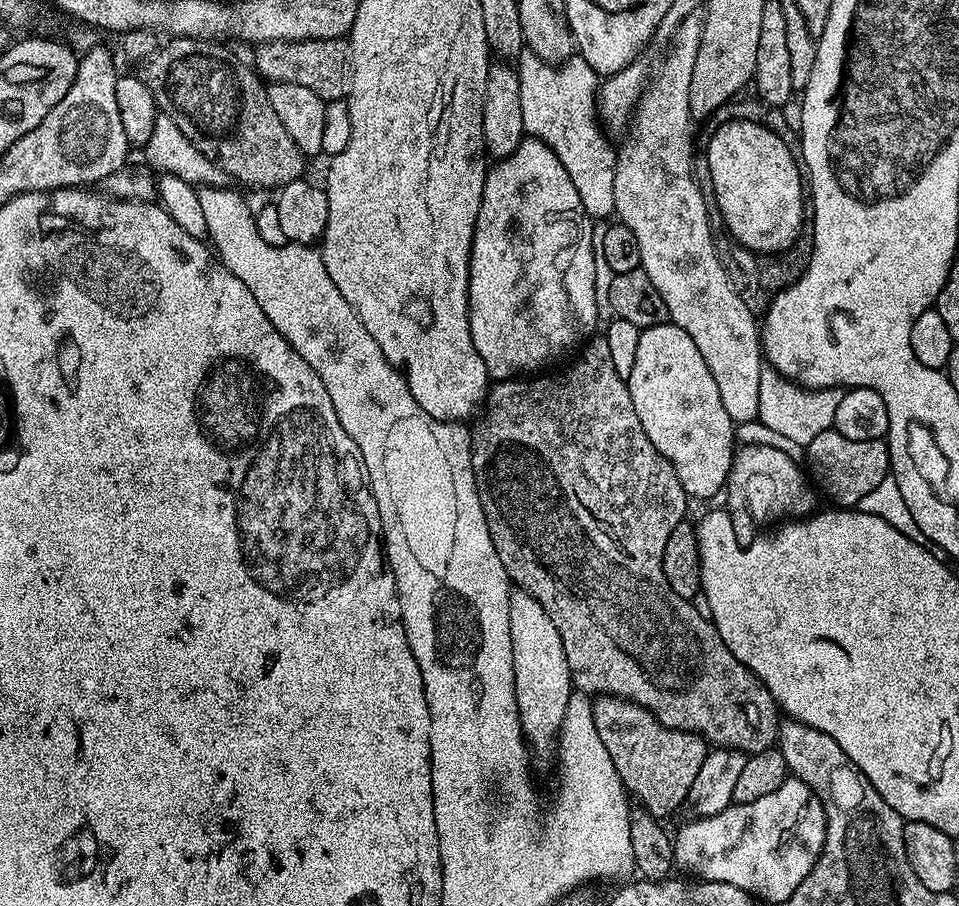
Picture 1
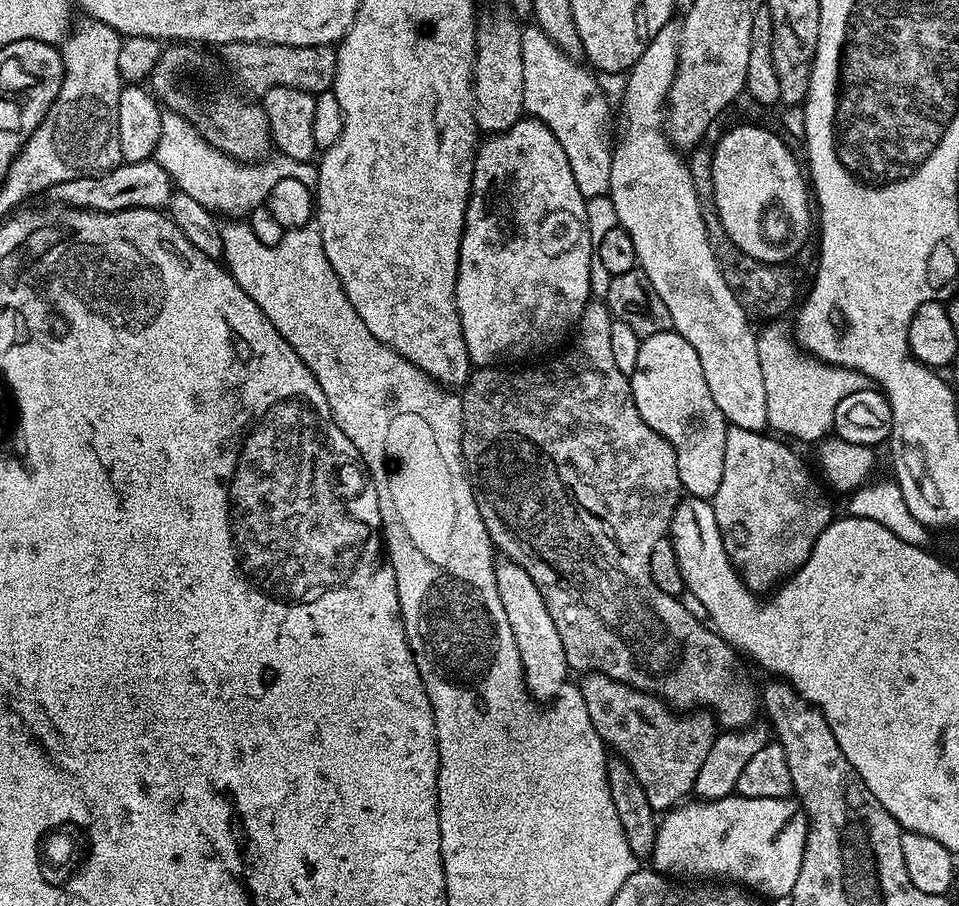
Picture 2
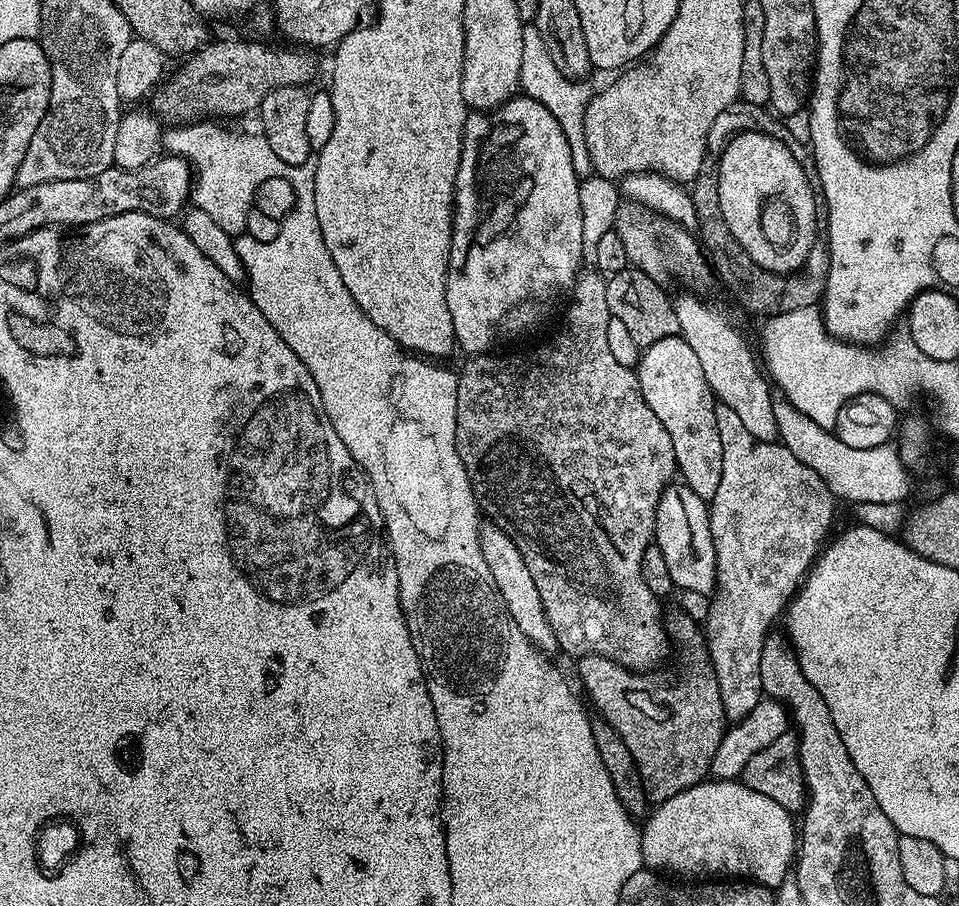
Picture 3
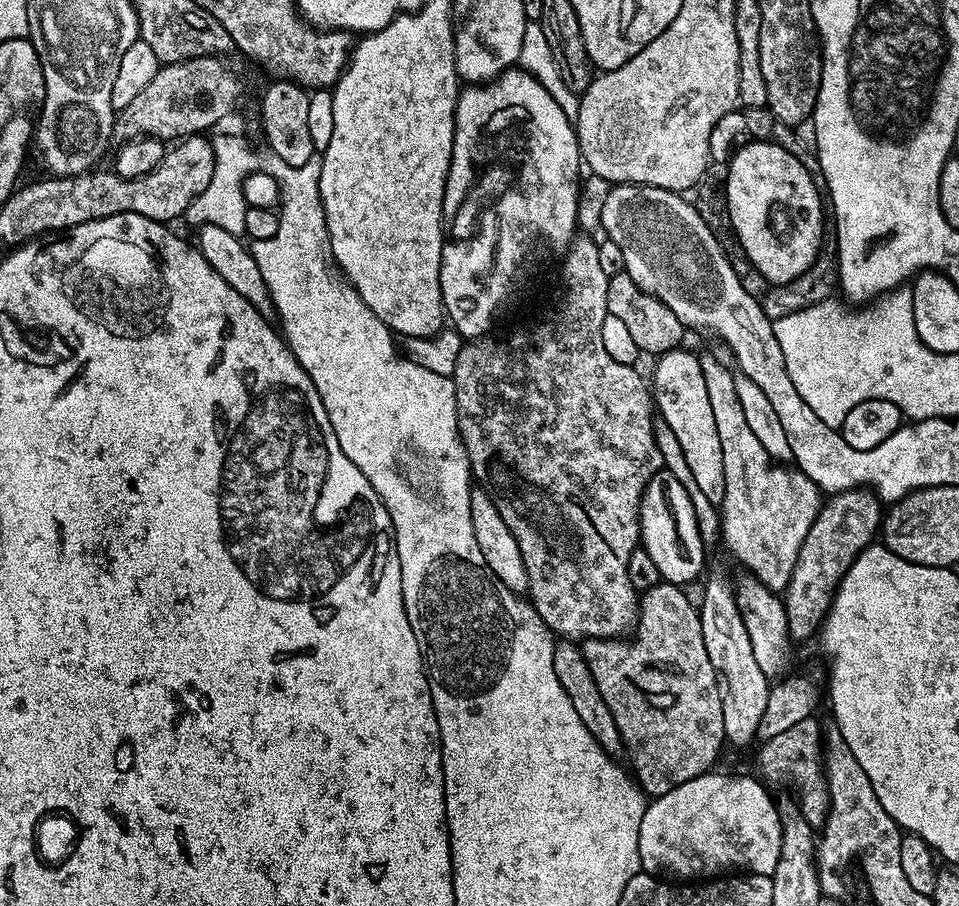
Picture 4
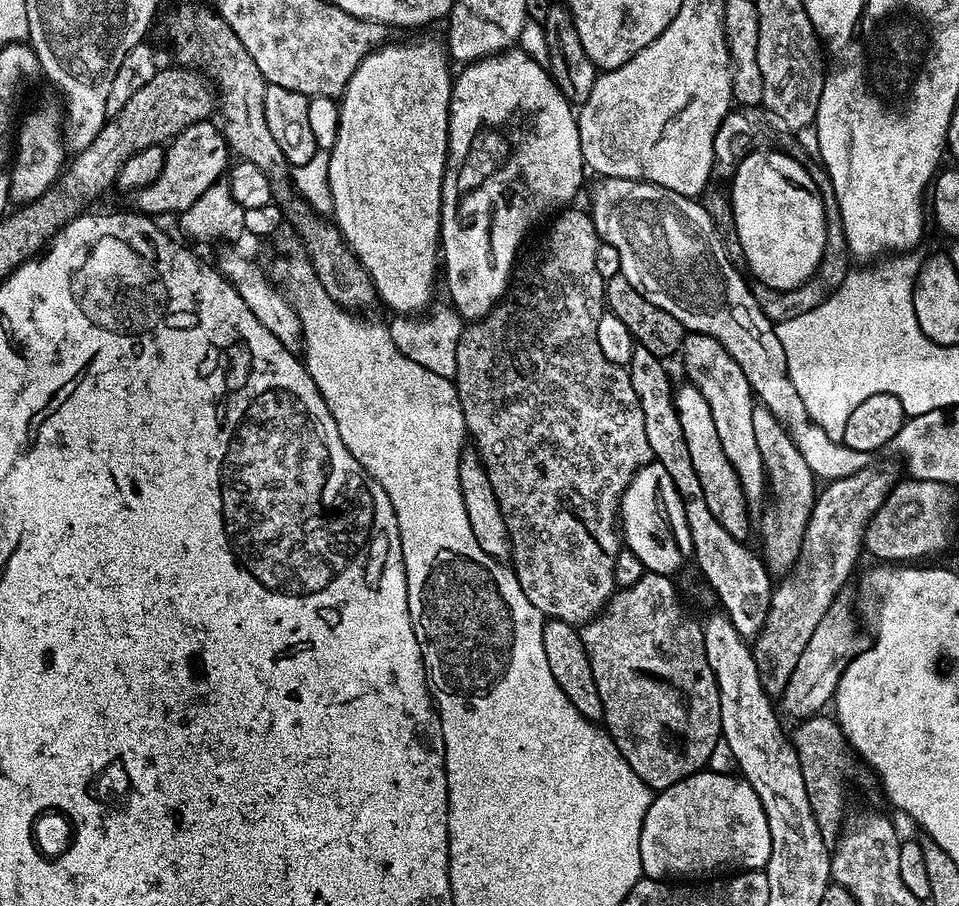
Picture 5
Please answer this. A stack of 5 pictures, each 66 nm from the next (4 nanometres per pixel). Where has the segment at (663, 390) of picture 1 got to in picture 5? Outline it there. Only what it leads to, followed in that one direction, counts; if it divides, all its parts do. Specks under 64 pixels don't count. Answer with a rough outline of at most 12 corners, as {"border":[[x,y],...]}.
{"border":[[691,382],[674,392],[706,506],[735,540],[744,491],[710,406]]}

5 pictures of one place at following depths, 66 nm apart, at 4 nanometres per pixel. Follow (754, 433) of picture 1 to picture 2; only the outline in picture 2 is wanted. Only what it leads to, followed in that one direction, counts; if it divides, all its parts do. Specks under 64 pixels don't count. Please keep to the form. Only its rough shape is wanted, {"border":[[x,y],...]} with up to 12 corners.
{"border":[[784,322],[759,329],[768,428],[811,442],[869,387],[808,355]]}

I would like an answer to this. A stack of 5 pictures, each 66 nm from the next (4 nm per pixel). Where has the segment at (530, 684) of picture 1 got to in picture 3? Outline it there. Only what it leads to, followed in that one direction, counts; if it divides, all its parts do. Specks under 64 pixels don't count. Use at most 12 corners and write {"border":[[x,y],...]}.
{"border":[[481,523],[482,558],[518,630],[557,651],[538,586],[506,530]]}

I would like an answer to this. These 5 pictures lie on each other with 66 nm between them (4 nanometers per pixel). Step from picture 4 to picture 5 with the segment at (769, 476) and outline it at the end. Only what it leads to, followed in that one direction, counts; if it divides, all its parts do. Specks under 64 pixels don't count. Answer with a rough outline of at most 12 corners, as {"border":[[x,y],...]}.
{"border":[[685,335],[685,377],[710,406],[745,501],[766,496],[754,393],[742,366]]}

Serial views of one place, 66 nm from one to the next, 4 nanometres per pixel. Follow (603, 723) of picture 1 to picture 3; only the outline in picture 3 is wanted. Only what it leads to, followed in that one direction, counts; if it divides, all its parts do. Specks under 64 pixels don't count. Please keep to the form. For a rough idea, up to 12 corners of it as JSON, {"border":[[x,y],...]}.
{"border":[[699,628],[677,680],[605,656],[583,695],[630,750],[653,805],[701,783],[726,731]]}

